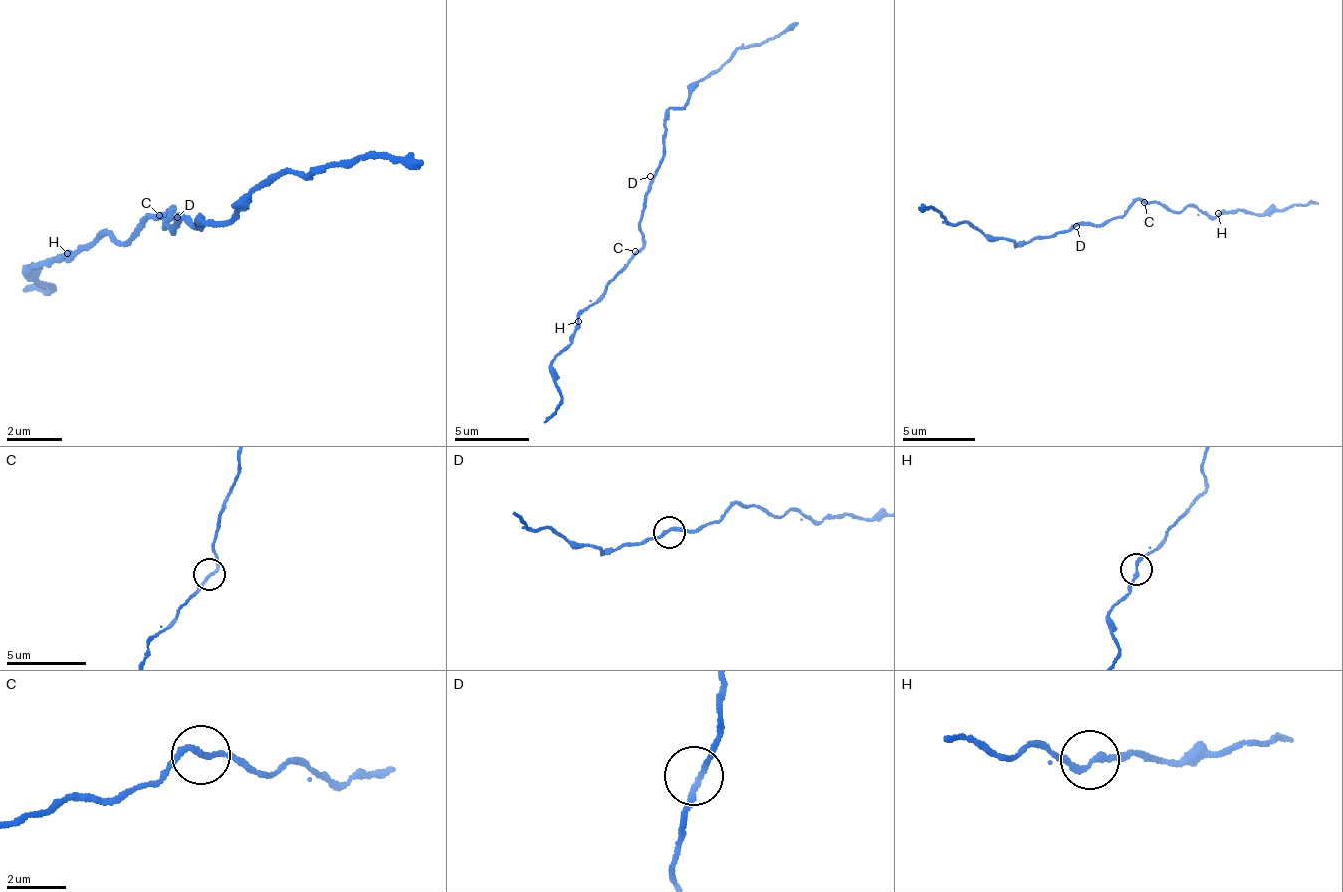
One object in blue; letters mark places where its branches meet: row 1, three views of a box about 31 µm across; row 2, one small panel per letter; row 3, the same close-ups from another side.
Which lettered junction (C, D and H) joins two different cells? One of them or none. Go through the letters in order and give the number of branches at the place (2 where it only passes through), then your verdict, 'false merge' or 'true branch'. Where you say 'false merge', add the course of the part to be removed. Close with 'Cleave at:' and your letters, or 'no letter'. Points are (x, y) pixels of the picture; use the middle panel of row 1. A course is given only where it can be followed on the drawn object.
C: branches 2; true branch
D: branches 2; true branch
H: branches 2; true branch
Cleave at: no letter

